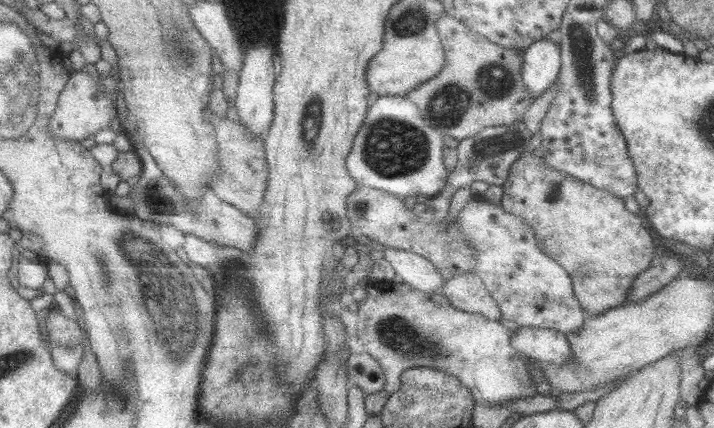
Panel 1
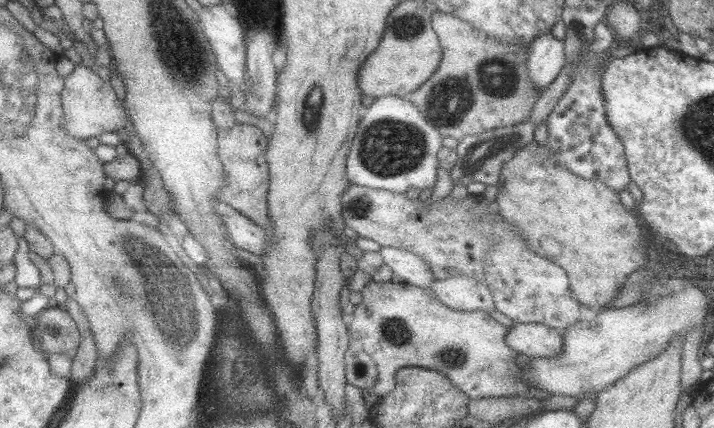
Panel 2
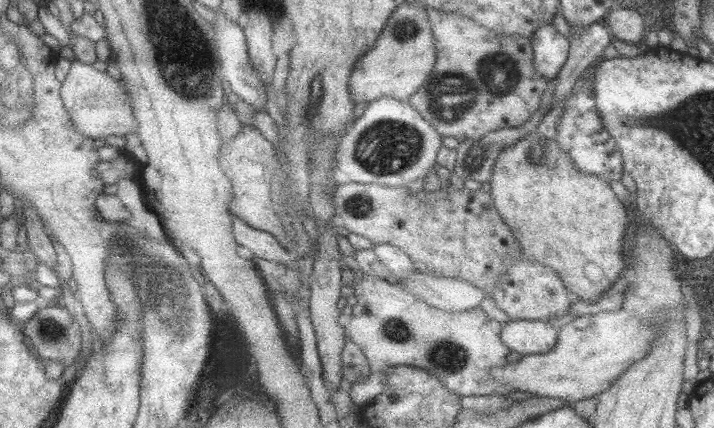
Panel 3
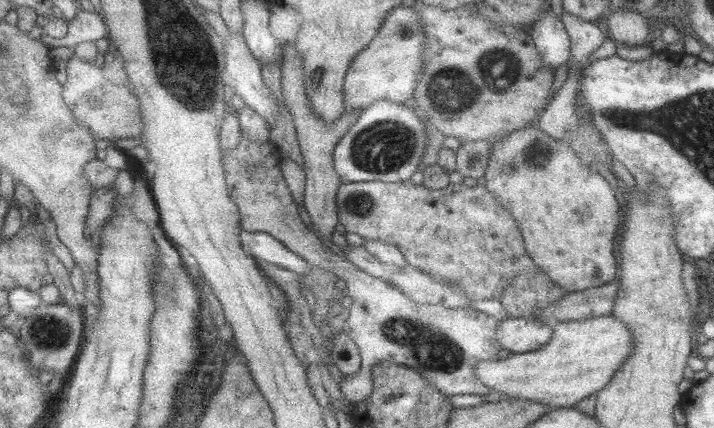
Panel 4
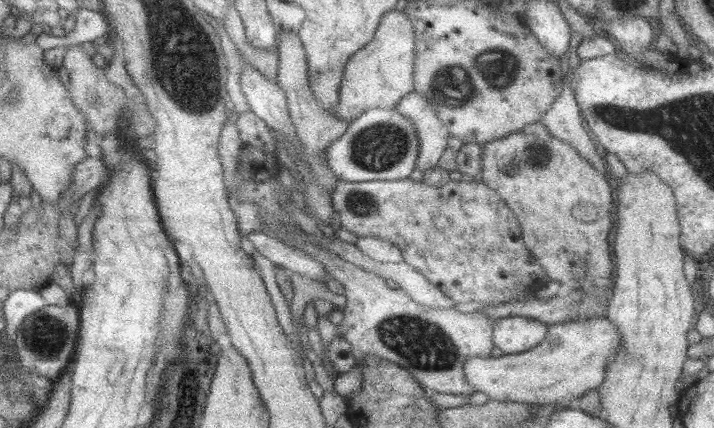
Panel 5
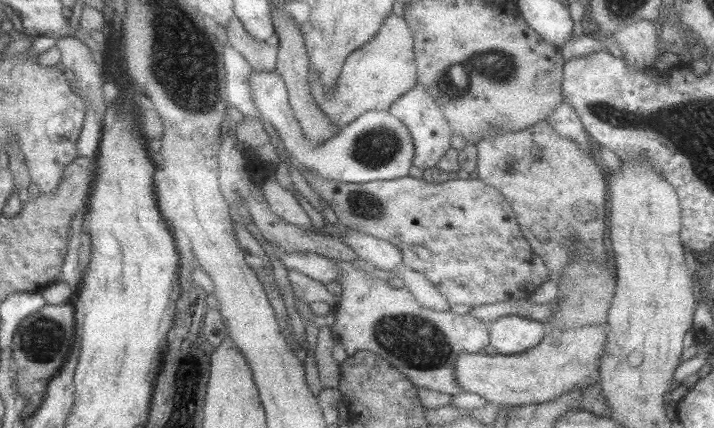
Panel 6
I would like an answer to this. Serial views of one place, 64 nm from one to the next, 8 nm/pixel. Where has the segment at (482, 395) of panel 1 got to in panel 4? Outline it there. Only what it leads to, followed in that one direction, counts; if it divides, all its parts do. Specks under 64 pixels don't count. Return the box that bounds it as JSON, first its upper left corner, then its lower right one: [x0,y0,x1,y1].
[226,137,502,404]

